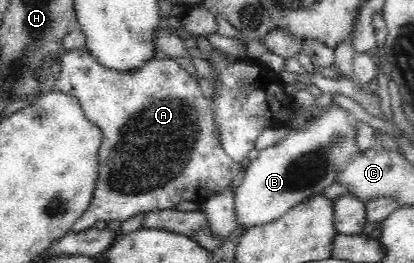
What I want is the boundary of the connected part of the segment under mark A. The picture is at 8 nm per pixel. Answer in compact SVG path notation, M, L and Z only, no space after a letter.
M85 46L65 53L60 60L60 72L52 90L74 98L83 109L84 119L98 129L102 139L95 154L96 176L90 204L74 222L72 231L78 233L95 228L98 222L120 225L136 214L174 209L182 202L200 205L206 198L218 196L229 188L241 165L221 147L221 126L217 124L212 101L204 97L198 81L182 65L174 59L159 56L140 66L134 74L117 74L99 66Z

